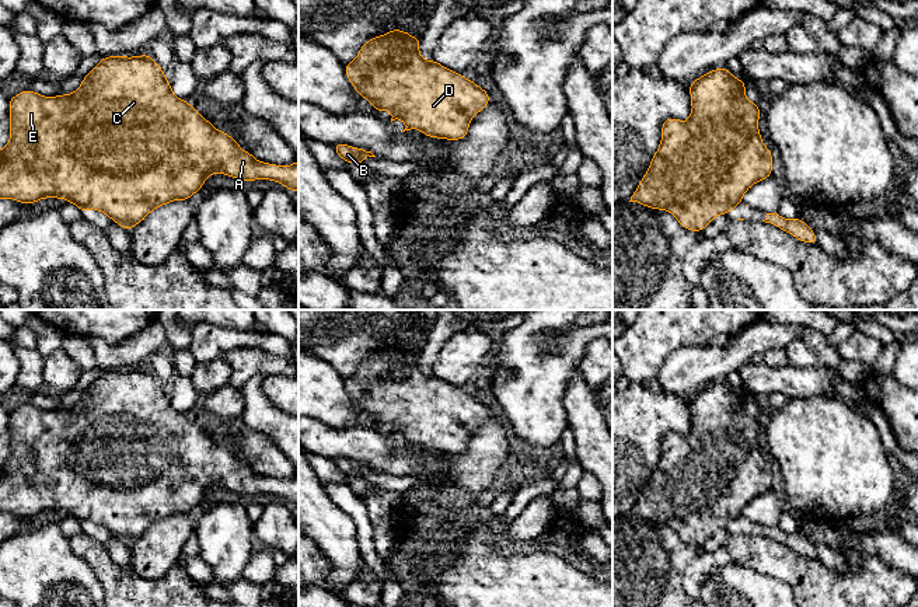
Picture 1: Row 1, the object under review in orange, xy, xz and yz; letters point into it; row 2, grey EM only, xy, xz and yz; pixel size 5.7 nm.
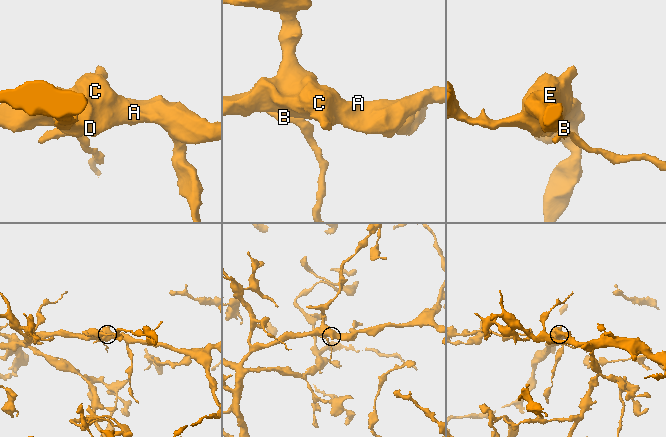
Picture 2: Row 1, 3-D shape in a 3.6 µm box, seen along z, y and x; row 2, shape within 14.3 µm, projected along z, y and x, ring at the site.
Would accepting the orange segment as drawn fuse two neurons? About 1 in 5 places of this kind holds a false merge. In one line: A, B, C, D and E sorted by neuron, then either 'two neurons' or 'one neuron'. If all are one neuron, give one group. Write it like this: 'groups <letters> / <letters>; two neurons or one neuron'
groups A C D E / B; two neurons

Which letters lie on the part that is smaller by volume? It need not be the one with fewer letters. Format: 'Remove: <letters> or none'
Remove: B

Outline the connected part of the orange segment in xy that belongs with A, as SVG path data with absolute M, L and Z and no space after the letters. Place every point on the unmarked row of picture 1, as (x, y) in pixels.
M150 369L140 370L105 370L83 394L81 400L73 408L62 408L56 411L43 411L32 404L21 405L8 414L10 422L10 454L0 464L0 513L14 513L24 519L31 519L39 513L57 512L66 513L78 521L88 520L105 527L116 538L125 544L142 537L154 523L164 520L172 514L188 514L205 498L213 486L233 491L240 495L269 493L282 498L286 503L299 505L299 474L292 479L276 479L256 474L249 465L244 465L237 453L228 450L223 444L217 444L207 433L205 433L188 415L178 412L171 397L165 393L163 381L160 381Z

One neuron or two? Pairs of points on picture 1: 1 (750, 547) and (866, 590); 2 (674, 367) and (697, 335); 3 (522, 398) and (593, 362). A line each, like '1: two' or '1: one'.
1: one
2: two
3: two

